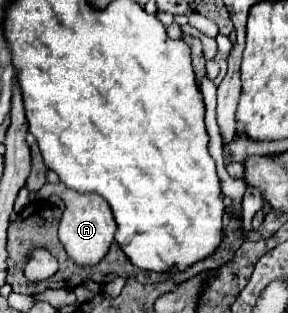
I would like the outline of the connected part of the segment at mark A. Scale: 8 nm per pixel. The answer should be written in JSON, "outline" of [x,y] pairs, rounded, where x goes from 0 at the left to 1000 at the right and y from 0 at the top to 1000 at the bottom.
{"outline":[[[208,578],[188,588],[160,585],[135,607],[135,620],[149,636],[198,623],[226,642],[226,674],[205,712],[205,764],[233,815],[274,847],[337,847],[378,802],[378,783],[406,738],[406,719],[392,706],[372,642],[337,617],[267,617],[253,604],[233,604]]]}

